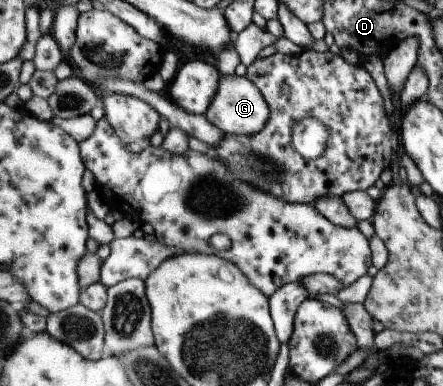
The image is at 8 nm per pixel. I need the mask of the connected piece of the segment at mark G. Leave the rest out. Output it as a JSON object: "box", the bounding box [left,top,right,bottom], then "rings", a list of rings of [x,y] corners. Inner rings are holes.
{"box":[205,74,271,135],"rings":[[[222,74],[219,80],[219,90],[205,115],[225,134],[255,135],[265,129],[271,117],[271,107],[264,98],[263,91],[246,74],[242,76]]]}

